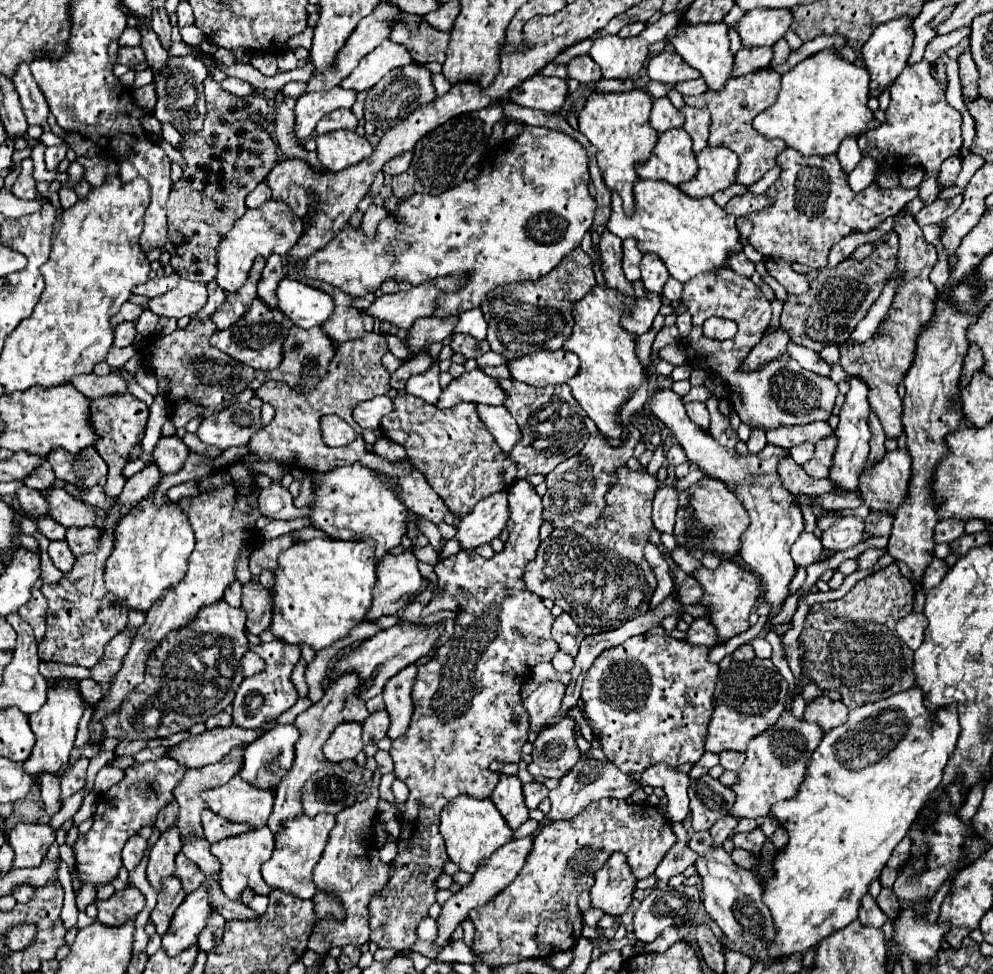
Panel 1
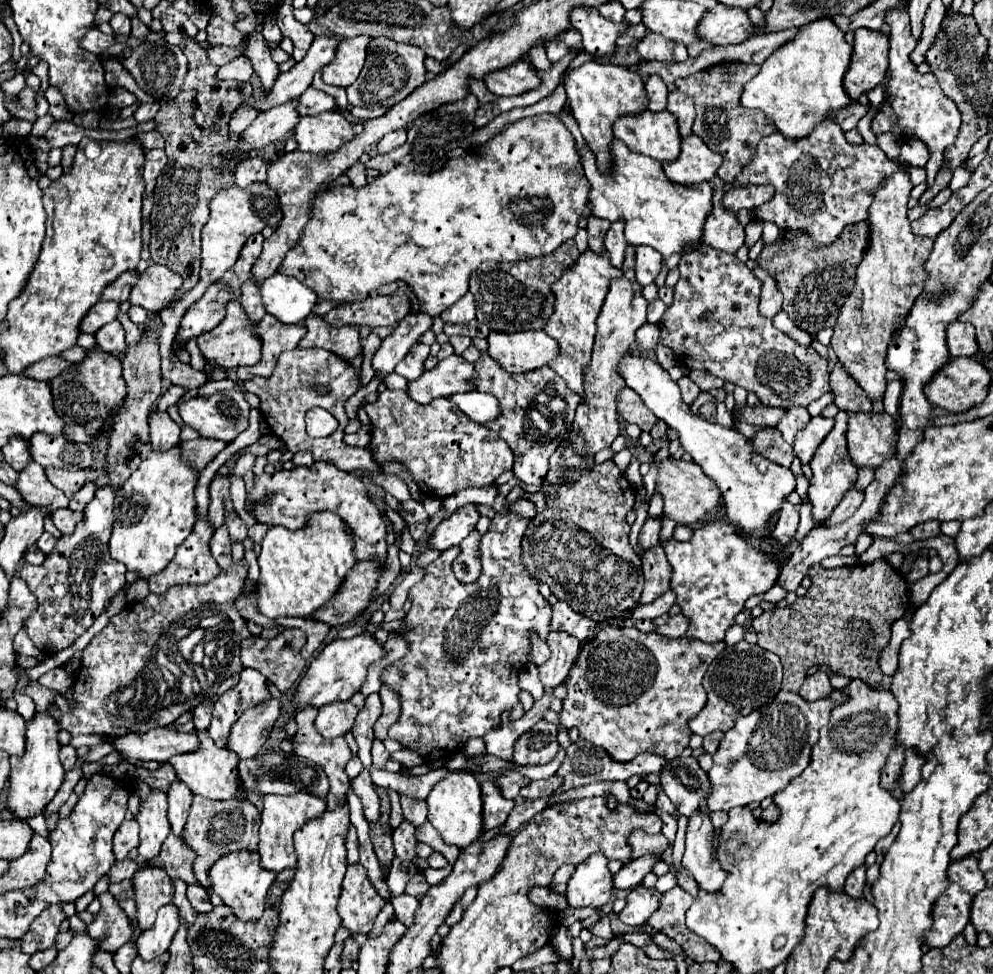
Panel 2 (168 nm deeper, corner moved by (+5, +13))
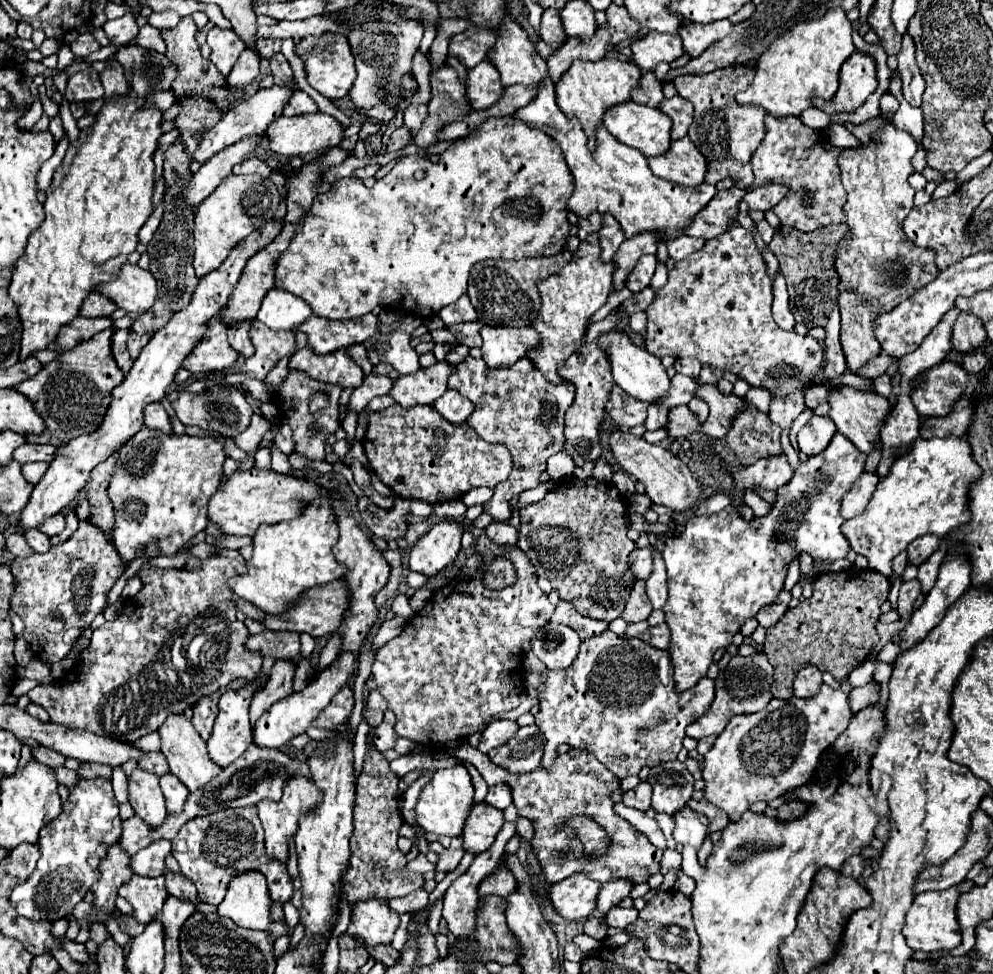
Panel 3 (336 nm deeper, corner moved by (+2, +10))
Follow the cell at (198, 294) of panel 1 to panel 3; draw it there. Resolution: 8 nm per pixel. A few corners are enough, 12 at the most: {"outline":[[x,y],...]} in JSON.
{"outline":[[140,266],[98,292],[128,314],[148,312],[158,300],[158,282]]}

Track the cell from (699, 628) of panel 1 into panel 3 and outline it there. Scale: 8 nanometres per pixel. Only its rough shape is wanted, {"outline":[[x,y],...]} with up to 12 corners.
{"outline":[[652,626],[642,634],[646,644],[668,650],[670,628]]}

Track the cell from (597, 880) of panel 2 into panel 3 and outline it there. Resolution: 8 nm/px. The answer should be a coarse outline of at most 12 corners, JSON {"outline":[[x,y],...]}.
{"outline":[[584,874],[554,884],[548,898],[564,918],[594,912],[600,882]]}

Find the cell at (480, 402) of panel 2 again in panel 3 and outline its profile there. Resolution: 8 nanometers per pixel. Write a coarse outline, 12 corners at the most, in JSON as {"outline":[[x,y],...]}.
{"outline":[[456,390],[434,402],[434,408],[454,424],[466,422],[474,404]]}

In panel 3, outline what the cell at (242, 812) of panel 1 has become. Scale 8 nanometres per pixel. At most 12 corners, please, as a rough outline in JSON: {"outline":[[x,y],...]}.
{"outline":[[182,714],[158,728],[170,772],[196,792],[222,768]]}

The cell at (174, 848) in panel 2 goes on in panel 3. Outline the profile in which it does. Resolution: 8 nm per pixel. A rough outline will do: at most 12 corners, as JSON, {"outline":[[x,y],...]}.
{"outline":[[156,840],[132,856],[134,874],[160,876],[170,840]]}

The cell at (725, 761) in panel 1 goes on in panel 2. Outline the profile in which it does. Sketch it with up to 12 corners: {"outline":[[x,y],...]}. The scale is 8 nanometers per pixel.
{"outline":[[723,733],[703,737],[703,751],[715,753]]}

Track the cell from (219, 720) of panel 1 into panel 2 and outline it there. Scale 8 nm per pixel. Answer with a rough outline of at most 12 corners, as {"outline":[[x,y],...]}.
{"outline":[[211,701],[193,709],[197,731],[205,731],[211,721]]}

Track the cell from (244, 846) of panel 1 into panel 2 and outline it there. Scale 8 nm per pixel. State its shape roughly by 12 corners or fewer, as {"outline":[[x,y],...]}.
{"outline":[[229,853],[211,869],[213,893],[243,921],[261,917],[275,873],[259,853]]}

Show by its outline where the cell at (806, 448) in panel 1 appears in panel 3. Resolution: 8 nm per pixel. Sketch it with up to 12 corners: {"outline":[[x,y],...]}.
{"outline":[[802,394],[772,398],[768,416],[790,432],[804,410]]}

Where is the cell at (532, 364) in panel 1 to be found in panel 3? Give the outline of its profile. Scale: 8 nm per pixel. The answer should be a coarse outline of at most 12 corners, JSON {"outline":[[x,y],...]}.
{"outline":[[484,326],[482,358],[508,368],[538,348],[538,332]]}

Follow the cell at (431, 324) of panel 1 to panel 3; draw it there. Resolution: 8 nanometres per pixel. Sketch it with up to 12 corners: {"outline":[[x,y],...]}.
{"outline":[[376,364],[350,396],[360,412],[374,396],[388,394],[392,366]]}

